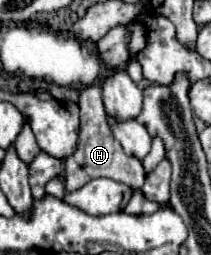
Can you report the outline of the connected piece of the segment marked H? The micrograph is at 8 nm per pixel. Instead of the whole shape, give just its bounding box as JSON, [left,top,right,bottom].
[64,86,146,192]

